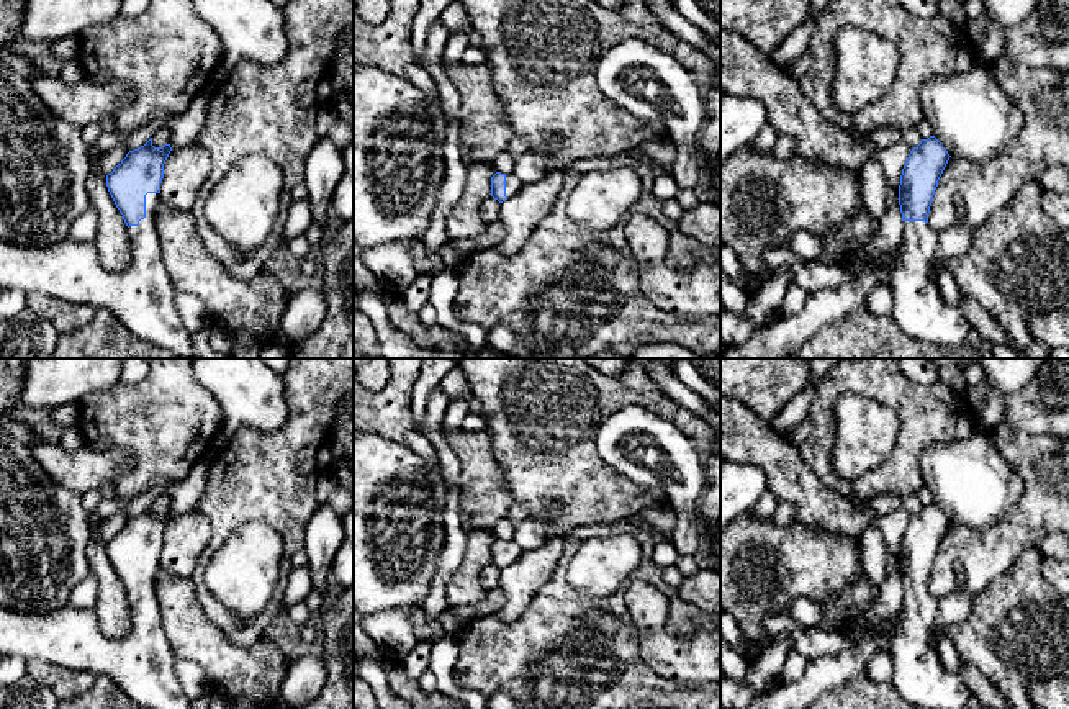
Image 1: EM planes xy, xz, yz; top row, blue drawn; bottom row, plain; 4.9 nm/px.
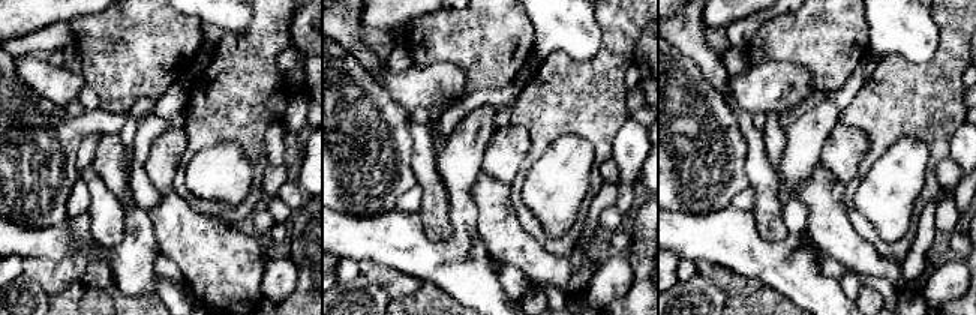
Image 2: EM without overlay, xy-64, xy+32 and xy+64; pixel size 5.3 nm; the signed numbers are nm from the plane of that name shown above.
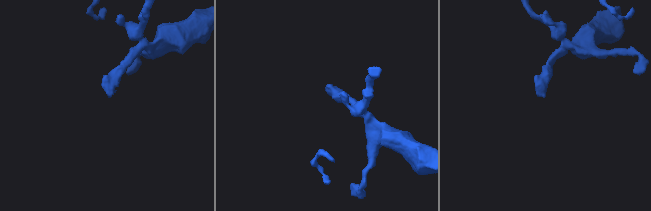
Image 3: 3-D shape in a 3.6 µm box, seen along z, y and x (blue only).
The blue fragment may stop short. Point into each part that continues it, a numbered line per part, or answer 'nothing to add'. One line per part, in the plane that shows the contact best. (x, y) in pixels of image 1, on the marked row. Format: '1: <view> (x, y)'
1: xy (141, 297)

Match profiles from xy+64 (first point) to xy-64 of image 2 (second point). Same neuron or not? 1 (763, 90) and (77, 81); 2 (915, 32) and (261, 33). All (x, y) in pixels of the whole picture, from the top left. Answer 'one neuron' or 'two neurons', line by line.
1: one neuron
2: two neurons

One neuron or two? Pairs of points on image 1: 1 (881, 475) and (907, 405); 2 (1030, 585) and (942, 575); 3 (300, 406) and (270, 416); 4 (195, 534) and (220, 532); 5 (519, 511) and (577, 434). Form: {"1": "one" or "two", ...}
{"1": "one", "2": "two", "3": "two", "4": "two", "5": "two"}

